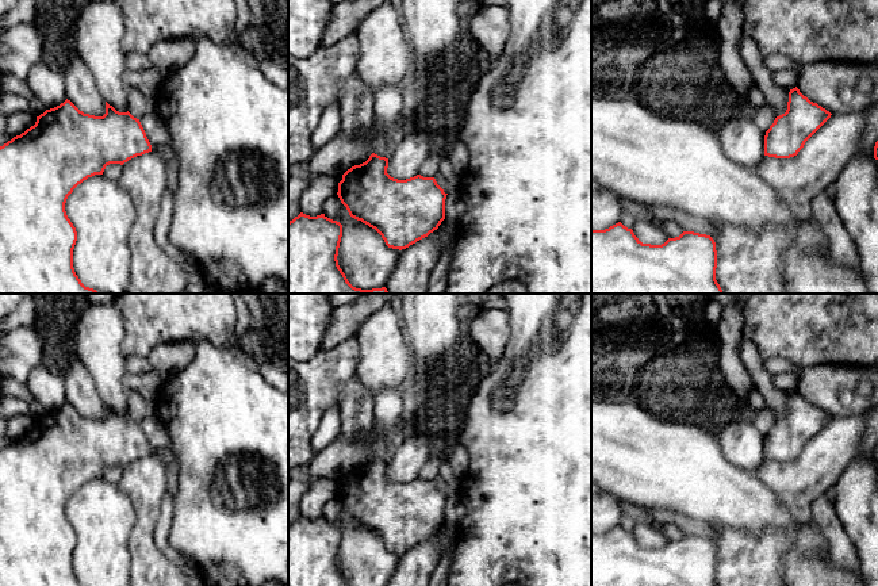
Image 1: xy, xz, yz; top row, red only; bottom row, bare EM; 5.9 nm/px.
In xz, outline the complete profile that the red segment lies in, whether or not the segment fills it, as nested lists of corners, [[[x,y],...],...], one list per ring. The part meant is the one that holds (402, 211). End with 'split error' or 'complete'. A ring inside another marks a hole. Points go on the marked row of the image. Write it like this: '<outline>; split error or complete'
[[[375,153],[369,158],[348,169],[338,183],[338,198],[349,215],[375,229],[386,245],[392,249],[406,249],[438,229],[445,219],[444,189],[434,177],[417,175],[398,180],[387,173],[388,158]]]; complete

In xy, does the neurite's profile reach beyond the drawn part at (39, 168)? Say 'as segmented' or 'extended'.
as segmented

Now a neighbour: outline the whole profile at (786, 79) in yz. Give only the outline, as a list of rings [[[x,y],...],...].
[[[783,69],[771,73],[771,80],[782,89],[790,91],[797,87],[798,74],[795,69]]]

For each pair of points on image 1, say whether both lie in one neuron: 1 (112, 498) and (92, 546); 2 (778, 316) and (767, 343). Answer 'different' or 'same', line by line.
1: same
2: same

